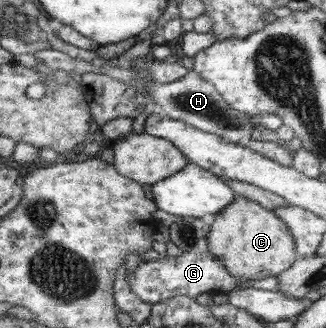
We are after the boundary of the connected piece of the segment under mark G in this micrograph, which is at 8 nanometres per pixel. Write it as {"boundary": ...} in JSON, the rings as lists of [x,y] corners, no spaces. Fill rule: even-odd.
{"boundary":[[[191,252],[185,253],[179,257],[168,257],[157,259],[156,261],[142,261],[129,278],[132,291],[137,294],[137,298],[145,300],[152,306],[163,303],[165,300],[177,298],[177,296],[189,296],[197,298],[199,294],[219,294],[223,292],[234,291],[238,288],[239,282],[243,279],[231,275],[225,264],[219,260],[214,253],[209,252]]]}

